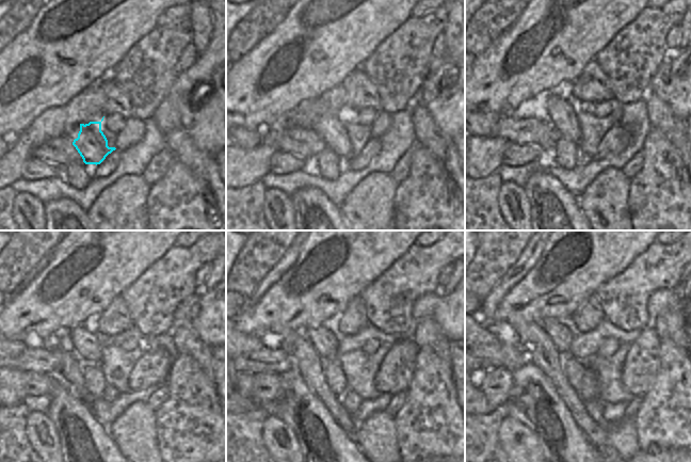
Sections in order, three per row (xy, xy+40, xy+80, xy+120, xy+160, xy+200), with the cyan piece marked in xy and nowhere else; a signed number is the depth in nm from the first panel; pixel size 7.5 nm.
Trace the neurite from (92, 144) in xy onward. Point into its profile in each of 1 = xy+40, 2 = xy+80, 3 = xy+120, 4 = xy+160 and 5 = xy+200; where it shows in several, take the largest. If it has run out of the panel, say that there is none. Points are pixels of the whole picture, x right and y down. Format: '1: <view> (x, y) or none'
1: xy+40 (327, 142)
2: xy+80 (566, 112)
3: xy+120 (87, 346)
4: xy+160 (324, 341)
5: xy+200 (561, 337)

